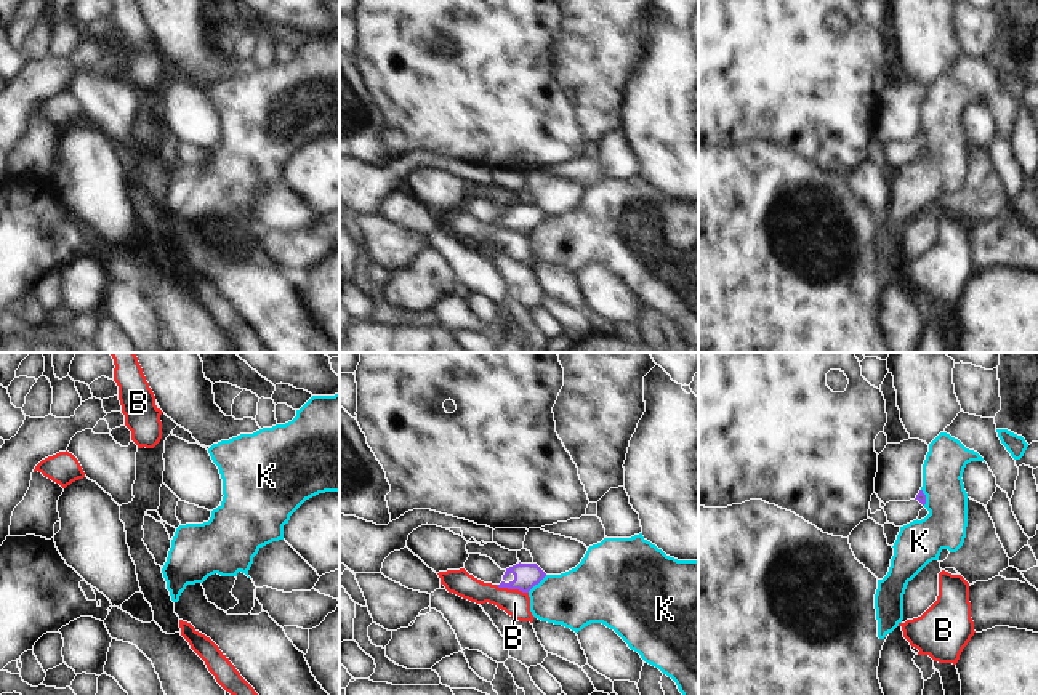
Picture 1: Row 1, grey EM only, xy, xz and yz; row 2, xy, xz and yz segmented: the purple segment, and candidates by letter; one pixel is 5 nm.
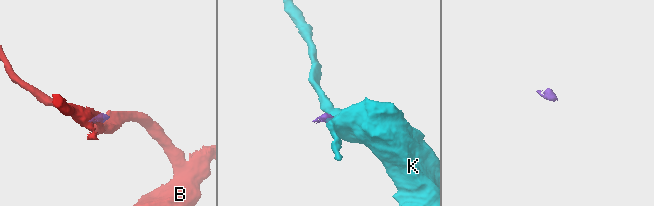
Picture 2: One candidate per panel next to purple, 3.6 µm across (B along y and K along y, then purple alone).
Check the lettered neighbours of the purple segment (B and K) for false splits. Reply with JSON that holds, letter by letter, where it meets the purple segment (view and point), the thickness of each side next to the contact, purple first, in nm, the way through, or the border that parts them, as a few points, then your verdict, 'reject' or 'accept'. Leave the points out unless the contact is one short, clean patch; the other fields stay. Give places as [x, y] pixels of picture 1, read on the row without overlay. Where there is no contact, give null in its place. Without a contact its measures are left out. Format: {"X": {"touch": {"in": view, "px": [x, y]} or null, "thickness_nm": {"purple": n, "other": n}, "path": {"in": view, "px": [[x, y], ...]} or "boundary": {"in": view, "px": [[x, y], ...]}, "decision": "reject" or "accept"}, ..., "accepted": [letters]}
{"B": {"touch": {"in": "xz", "px": [511, 229]}, "thickness_nm": {"purple": 130, "other": 140}, "boundary": {"in": "xz", "px": [[495, 226], [527, 234]]}, "decision": "reject"}, "K": {"touch": {"in": "xz", "px": [537, 224]}, "thickness_nm": {"purple": 130, "other": 300}, "boundary": {"in": "xz", "px": [[547, 216], [527, 233]]}, "decision": "reject"}, "accepted": []}

